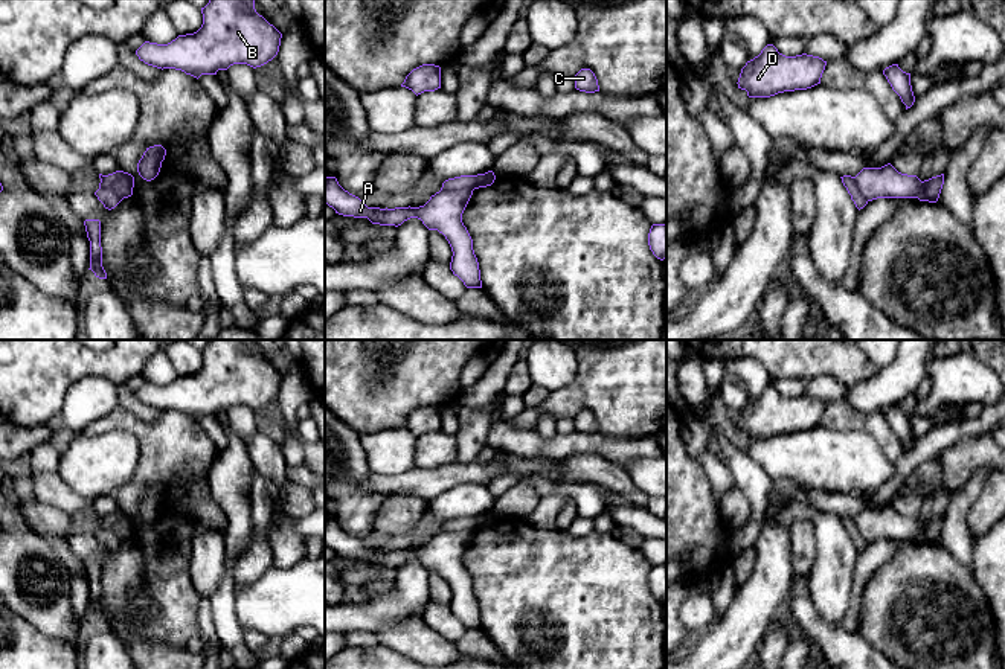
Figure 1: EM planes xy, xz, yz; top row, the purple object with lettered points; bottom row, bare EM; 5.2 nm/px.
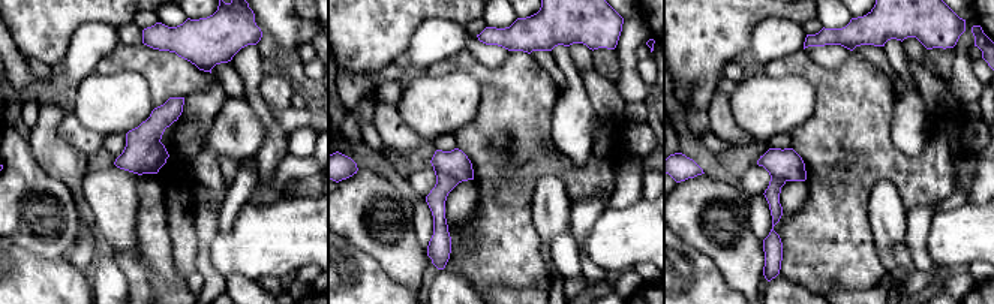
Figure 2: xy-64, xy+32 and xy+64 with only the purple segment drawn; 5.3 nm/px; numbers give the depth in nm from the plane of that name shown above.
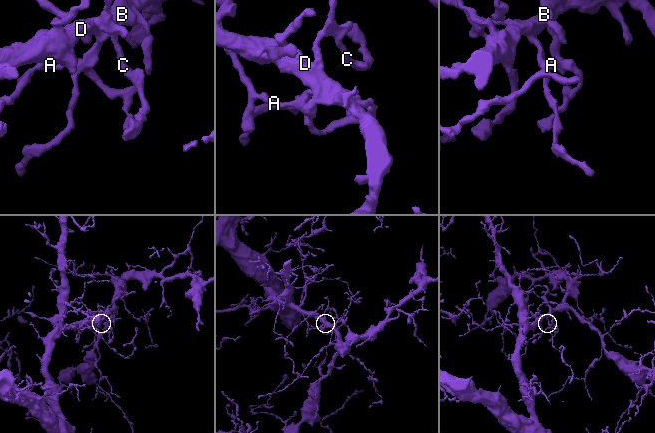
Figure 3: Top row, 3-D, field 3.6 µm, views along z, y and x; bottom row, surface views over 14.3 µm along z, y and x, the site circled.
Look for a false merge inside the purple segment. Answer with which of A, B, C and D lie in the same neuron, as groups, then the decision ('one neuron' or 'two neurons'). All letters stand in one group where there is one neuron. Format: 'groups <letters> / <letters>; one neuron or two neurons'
groups A B C D; one neuron

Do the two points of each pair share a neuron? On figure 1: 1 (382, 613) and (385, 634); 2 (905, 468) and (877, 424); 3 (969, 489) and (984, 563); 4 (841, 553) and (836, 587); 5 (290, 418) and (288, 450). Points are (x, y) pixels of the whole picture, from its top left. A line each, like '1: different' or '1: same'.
1: different
2: different
3: different
4: same
5: same

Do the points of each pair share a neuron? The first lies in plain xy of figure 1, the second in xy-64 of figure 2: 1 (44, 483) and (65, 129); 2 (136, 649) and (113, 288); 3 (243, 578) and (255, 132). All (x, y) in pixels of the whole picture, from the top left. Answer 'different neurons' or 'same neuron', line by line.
1: same neuron
2: different neurons
3: different neurons

